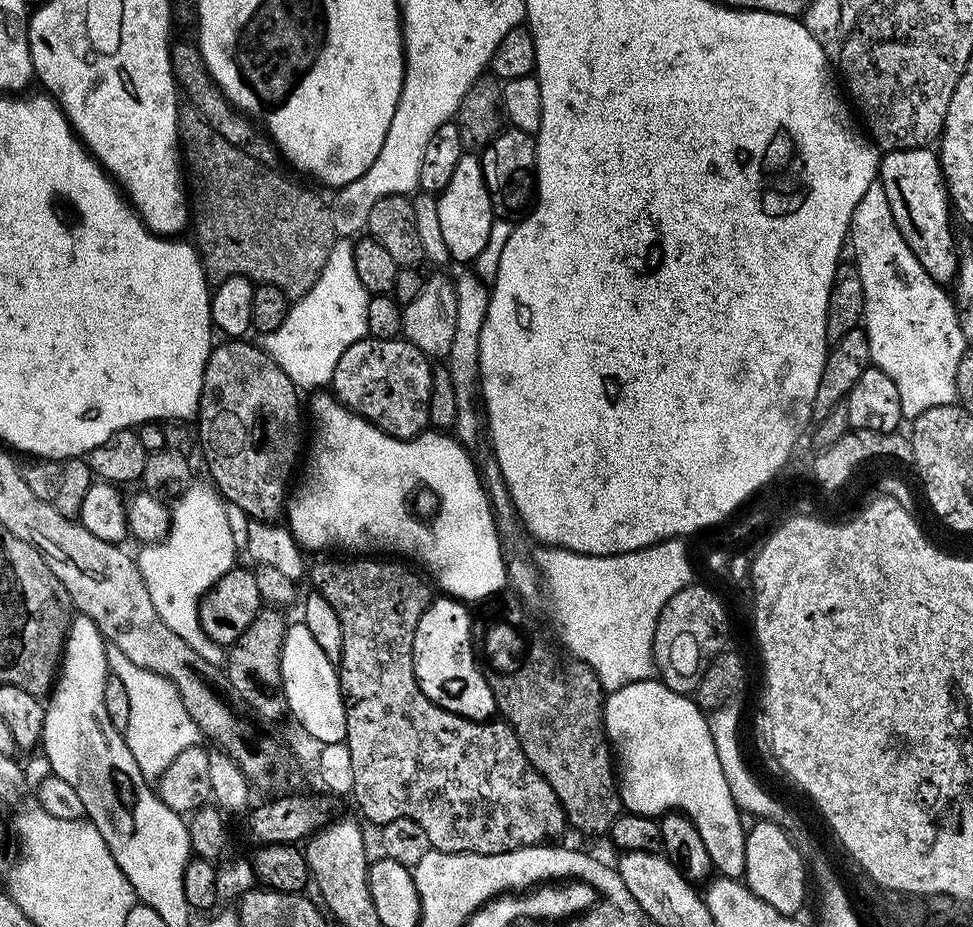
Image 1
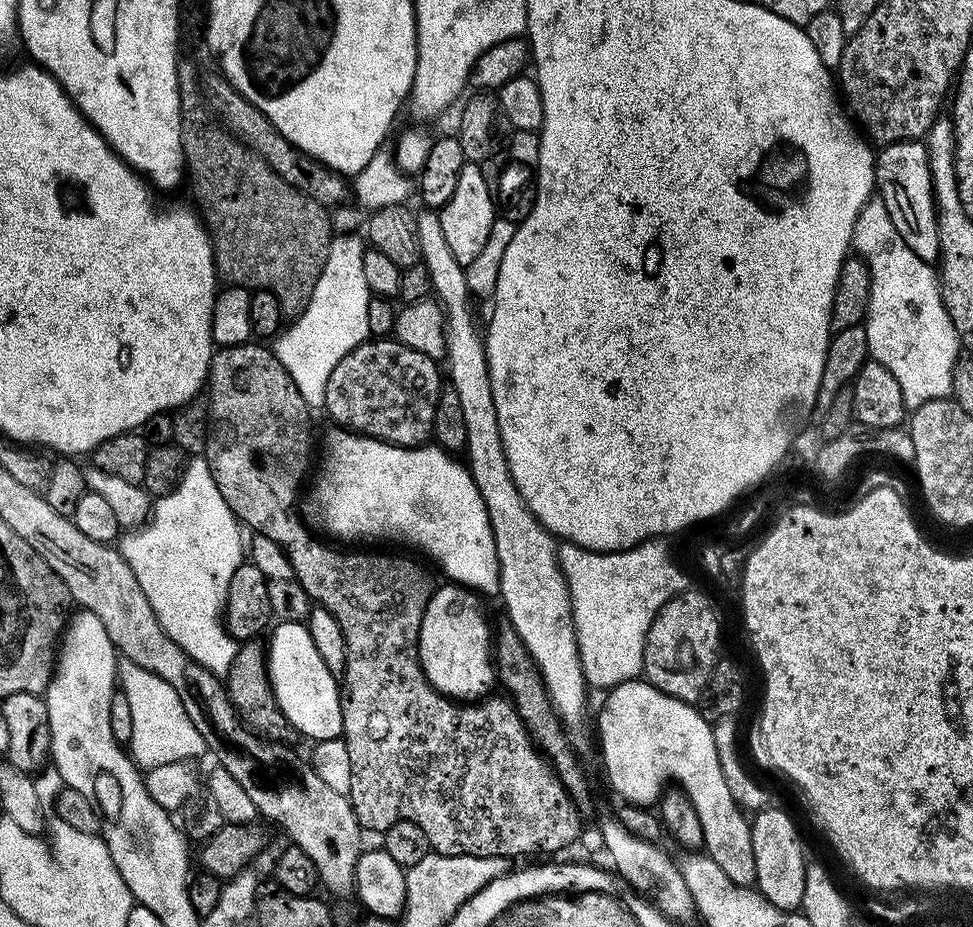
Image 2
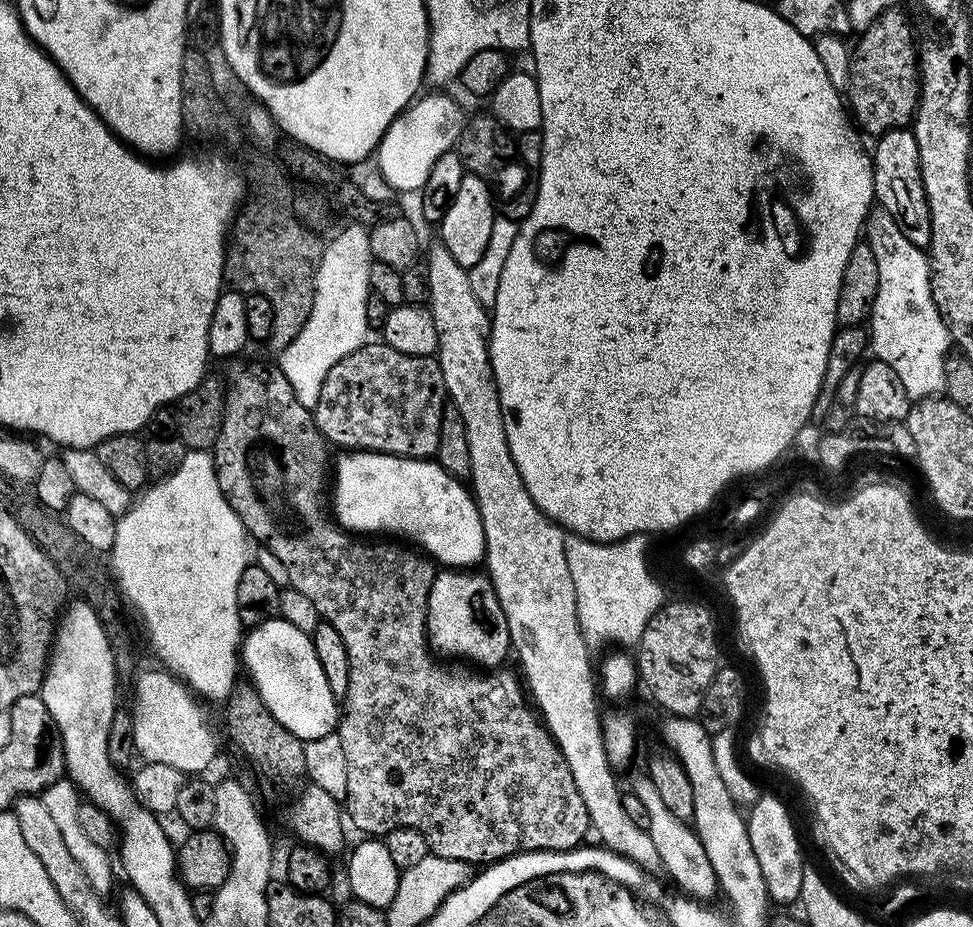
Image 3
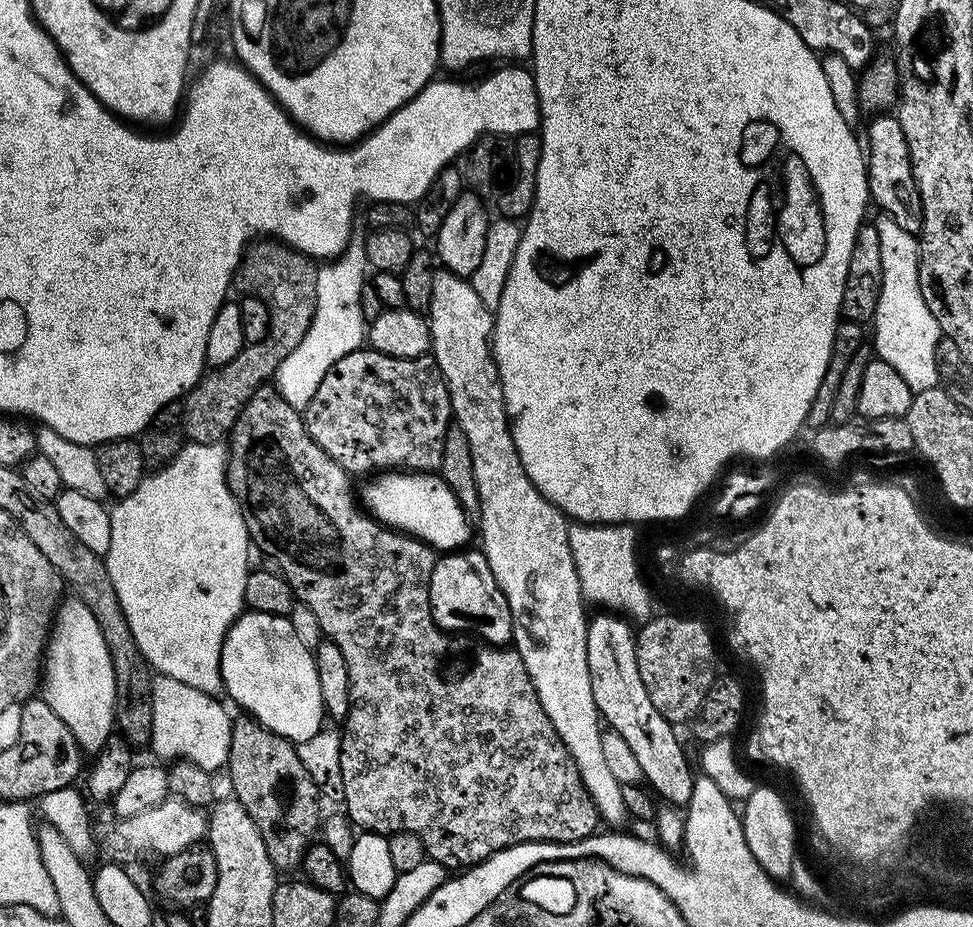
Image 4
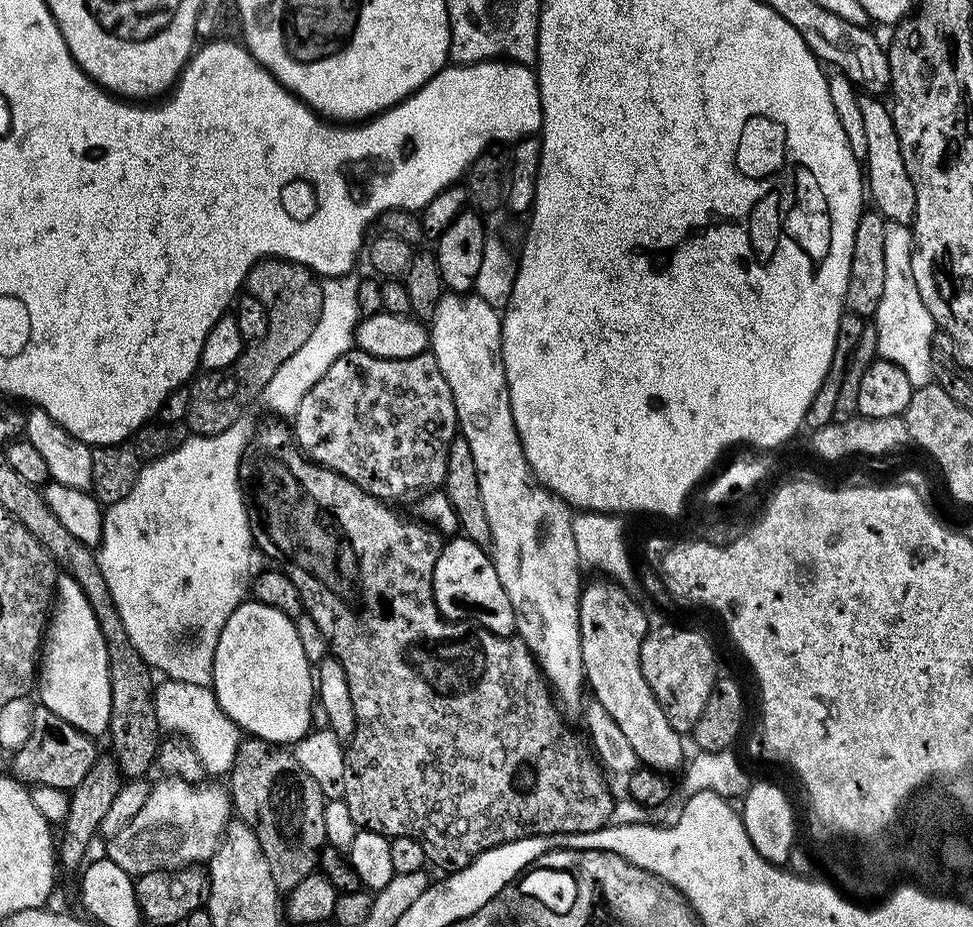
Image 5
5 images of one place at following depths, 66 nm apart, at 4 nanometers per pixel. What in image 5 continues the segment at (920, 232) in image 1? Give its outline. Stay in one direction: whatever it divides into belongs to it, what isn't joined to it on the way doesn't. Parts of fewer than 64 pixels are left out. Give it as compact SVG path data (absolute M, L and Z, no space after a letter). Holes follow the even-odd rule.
M872 94L861 95L862 122L866 125L866 192L874 203L875 211L885 221L894 224L911 225L916 216L916 199L914 186L910 182L910 174L906 174L906 166L902 162L902 146L898 146L898 134L894 130L892 109L883 99Z

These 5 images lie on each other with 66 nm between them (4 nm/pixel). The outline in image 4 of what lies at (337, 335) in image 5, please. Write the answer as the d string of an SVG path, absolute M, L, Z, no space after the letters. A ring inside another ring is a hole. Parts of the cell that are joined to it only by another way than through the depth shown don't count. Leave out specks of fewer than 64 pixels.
M360 230L353 231L347 247L340 255L319 267L318 303L315 307L314 320L310 324L310 329L306 332L306 338L302 338L302 342L298 342L298 346L294 346L294 350L290 350L290 354L286 354L286 362L282 362L282 366L278 366L274 377L275 391L287 404L298 410L303 410L310 402L310 398L314 398L314 390L318 390L322 378L326 378L326 370L330 370L330 366L334 366L334 362L338 362L338 358L346 358L346 354L350 354L354 349L365 343L366 321L361 314L361 290L366 283L368 276L366 270L368 271L369 267L365 252L366 240L367 237L363 231L361 233Z

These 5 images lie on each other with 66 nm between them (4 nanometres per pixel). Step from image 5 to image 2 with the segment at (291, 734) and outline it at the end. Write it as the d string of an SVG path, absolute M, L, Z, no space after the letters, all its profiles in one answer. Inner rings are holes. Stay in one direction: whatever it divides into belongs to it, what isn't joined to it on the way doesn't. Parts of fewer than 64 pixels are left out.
M294 621L277 623L271 632L272 645L269 643L266 648L268 681L276 692L276 701L282 714L299 735L301 732L309 736L309 741L337 739L344 730L340 684L337 677L326 670L326 662L322 662L318 649L314 647L314 638L310 638L303 623Z

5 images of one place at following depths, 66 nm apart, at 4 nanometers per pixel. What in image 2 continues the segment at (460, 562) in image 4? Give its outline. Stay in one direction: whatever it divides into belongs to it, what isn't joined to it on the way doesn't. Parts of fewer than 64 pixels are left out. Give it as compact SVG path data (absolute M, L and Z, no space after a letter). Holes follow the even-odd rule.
M444 582L433 591L420 623L422 670L436 692L457 702L475 702L487 697L497 683L494 632L488 629L484 604L479 599L483 600L463 584Z

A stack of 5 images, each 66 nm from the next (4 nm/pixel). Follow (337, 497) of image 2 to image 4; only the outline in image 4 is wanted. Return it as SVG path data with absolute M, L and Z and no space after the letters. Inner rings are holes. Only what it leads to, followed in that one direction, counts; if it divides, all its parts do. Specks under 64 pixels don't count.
M394 470L373 475L369 480L372 481L364 488L362 504L384 527L414 536L444 554L463 549L471 536L473 539L474 528L468 525L471 524L469 516L462 510L458 498L454 498L454 490L446 486L439 474Z

